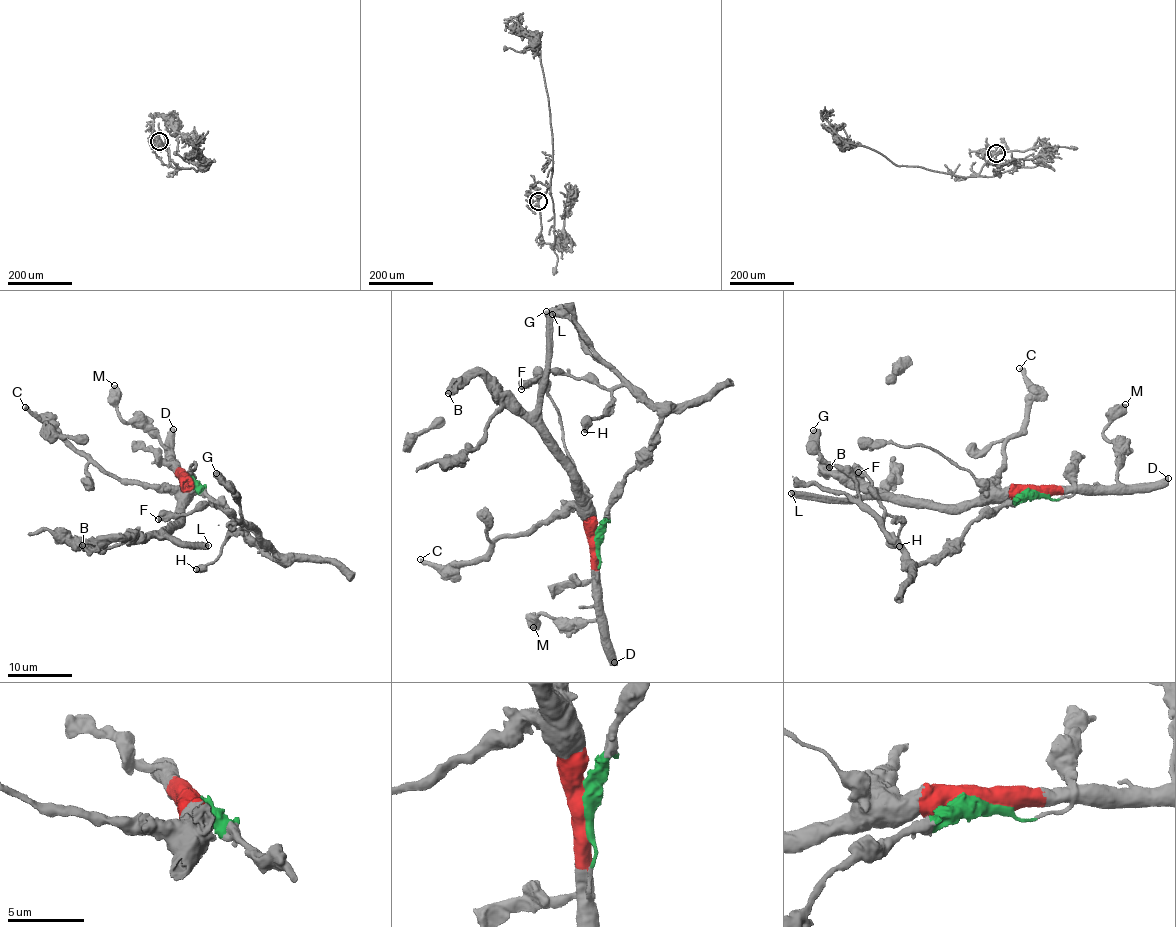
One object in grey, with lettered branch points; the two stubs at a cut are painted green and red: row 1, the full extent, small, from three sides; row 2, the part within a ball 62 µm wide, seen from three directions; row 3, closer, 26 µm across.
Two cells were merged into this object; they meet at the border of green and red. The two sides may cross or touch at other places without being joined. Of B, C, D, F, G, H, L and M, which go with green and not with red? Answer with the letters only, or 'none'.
F, G, H

